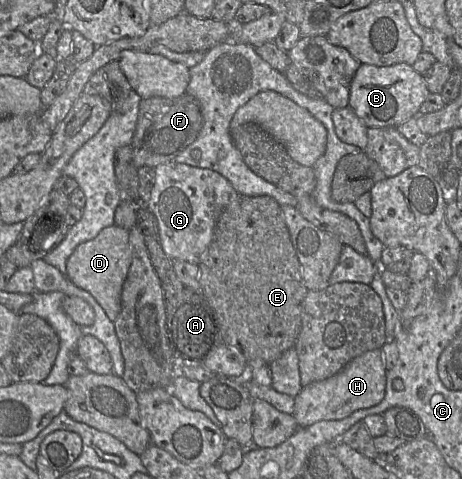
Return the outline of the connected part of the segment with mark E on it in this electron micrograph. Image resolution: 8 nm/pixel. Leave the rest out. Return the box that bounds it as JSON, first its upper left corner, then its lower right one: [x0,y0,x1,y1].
[198,195,308,371]

